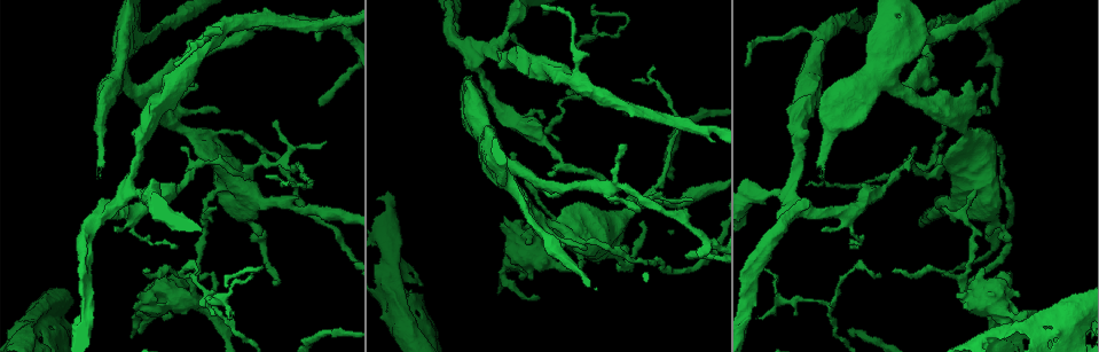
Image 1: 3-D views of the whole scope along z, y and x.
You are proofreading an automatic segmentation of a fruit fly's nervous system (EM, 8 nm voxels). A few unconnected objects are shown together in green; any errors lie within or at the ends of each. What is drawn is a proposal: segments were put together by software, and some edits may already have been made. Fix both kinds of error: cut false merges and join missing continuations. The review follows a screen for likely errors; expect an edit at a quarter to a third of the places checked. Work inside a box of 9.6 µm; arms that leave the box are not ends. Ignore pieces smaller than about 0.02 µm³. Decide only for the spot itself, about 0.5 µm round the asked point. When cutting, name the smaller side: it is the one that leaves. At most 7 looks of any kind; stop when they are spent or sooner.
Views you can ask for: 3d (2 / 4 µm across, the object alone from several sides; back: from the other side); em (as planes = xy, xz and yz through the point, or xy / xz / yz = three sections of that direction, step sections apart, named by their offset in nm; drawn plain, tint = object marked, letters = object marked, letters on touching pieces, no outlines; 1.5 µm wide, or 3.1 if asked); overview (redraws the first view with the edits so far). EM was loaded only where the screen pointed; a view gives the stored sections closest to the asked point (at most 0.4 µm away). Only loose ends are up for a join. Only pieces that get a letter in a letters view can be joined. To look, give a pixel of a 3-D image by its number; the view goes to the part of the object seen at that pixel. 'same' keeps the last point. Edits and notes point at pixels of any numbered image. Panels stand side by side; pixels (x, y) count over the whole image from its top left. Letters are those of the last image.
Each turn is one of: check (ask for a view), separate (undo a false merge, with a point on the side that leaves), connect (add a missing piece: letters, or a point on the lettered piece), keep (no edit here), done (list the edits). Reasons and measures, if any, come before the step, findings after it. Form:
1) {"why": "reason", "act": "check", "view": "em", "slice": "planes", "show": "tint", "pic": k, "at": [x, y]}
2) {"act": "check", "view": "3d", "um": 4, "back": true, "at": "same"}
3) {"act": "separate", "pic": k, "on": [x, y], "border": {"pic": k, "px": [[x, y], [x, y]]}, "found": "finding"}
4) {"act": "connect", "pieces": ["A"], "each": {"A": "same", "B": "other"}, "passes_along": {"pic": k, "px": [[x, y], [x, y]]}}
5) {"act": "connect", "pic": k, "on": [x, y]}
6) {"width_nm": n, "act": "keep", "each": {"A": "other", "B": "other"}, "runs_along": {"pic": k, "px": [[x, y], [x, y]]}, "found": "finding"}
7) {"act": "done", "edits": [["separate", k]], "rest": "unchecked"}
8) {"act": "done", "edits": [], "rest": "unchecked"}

{"why": "arms part here", "act": "check", "view": "3d", "um": 4, "pic": 1, "at": [827, 306]}

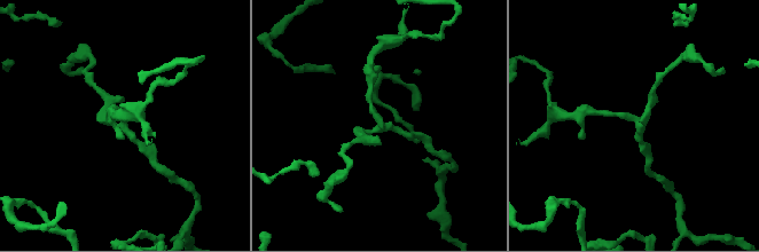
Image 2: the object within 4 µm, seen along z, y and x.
{"act": "check", "view": "em", "slice": "yz", "step": 4, "show": "letters", "pic": 2, "at": [377, 120]}

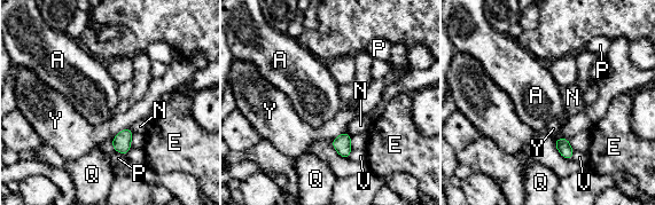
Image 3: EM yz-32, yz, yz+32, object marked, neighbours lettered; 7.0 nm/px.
{"act": "keep", "each": {"A": "other", "E": "other", "N": "other", "P": "other", "Q": "other", "V": "other", "Y": "other"}, "border": {"pic": 3, "px": [[115, 150], [125, 155]]}, "found": "one neuron here"}

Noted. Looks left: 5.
{"why": "sharp bend", "act": "check", "view": "3d", "um": 4, "pic": 1, "at": [581, 242]}

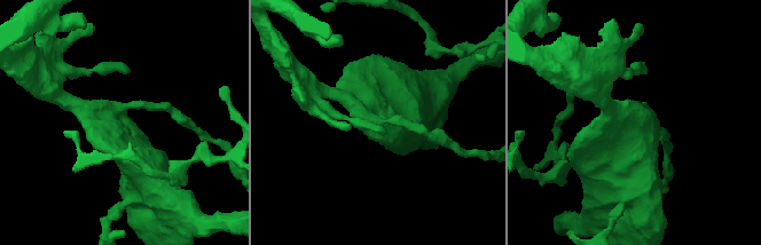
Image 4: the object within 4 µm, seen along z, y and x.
{"why": "now the EM", "act": "check", "view": "em", "slice": "planes", "show": "plain", "pic": 4, "at": [122, 111]}

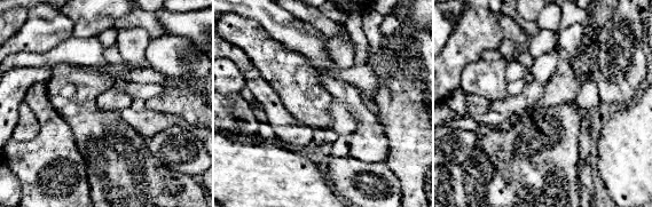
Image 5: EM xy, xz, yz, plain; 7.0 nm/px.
{"why": "what lies round it", "act": "check", "view": "em", "slice": "planes", "show": "letters", "at": "same"}

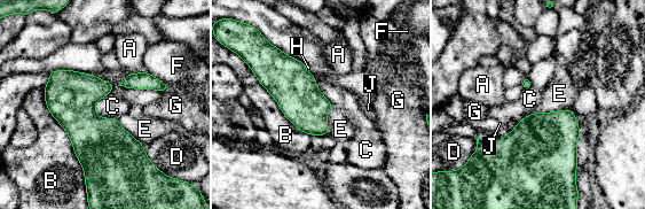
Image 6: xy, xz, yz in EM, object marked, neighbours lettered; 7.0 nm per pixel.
{"act": "keep", "each": {"A": "other", "B": "other", "C": "other", "D": "other", "E": "other", "F": "other", "G": "other", "H": "other", "J": "other"}, "border": {"pic": 6, "px": [[573, 109], [534, 113]]}, "found": "one neuron here"}

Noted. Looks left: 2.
{"act": "check", "view": "em", "slice": "yz", "step": 8, "show": "tint", "pic": 1, "at": [838, 99]}

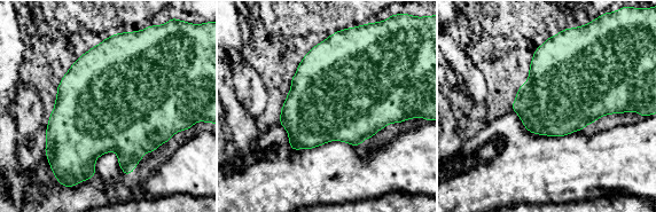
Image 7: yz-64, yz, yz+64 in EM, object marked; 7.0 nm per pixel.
{"why": "see the neighbours", "act": "check", "view": "em", "slice": "yz", "step": 8, "show": "letters", "at": "same"}

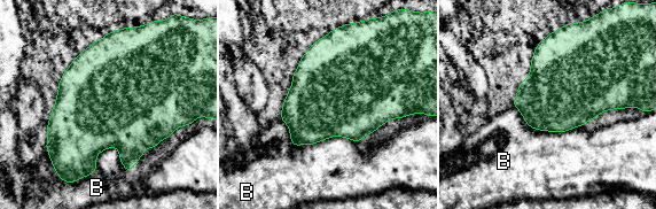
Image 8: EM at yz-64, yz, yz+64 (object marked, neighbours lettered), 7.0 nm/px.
{"width_nm": 480, "act": "keep", "each": {"B": "other"}, "border": {"pic": 8, "px": [[280, 117], [295, 146], [360, 141]]}, "found": "one neuron here"}

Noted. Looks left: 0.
{"act": "done", "edits": [], "rest": "unchecked"}

